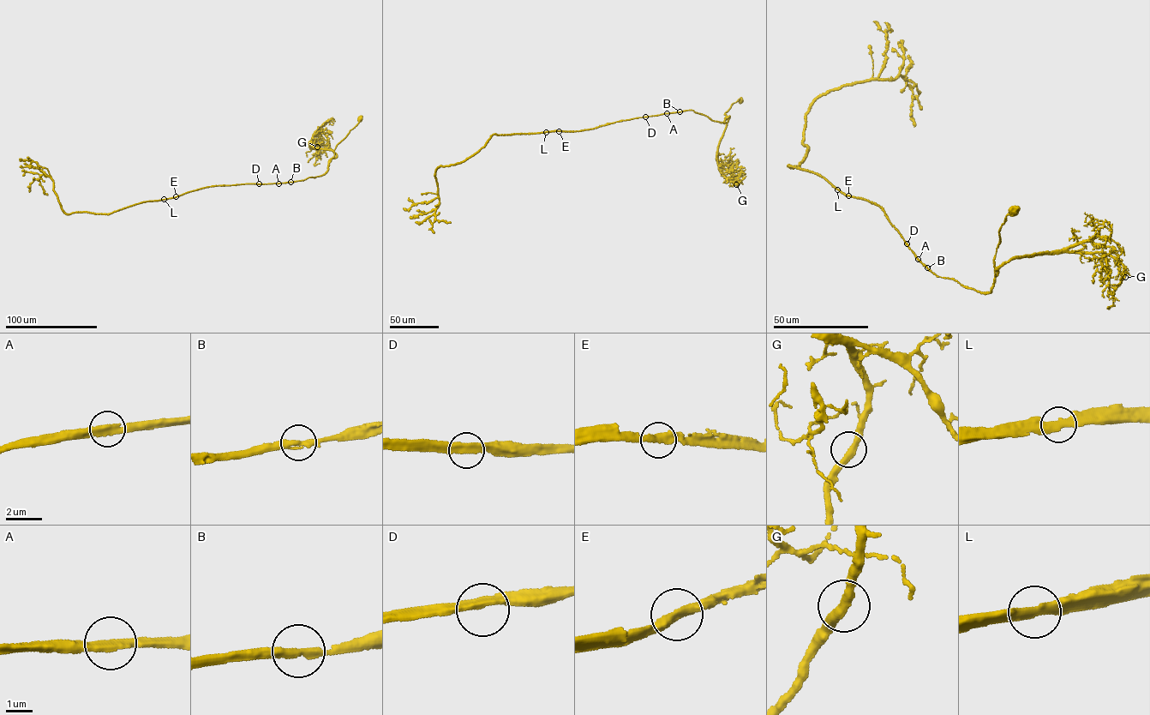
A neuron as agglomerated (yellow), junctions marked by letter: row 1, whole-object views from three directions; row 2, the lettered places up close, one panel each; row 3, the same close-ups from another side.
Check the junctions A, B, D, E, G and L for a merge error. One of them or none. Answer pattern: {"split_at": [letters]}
{"split_at": []}

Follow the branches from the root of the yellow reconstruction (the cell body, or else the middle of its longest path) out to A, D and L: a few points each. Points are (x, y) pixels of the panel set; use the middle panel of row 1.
A: (740, 100), (733, 103), (725, 113), (724, 123), (712, 121), (692, 110), (667, 113)
D: (740, 100), (733, 103), (725, 113), (724, 123), (712, 121), (691, 110), (645, 117)
L: (740, 100), (733, 103), (725, 113), (724, 123), (690, 110), (579, 130), (545, 132)

